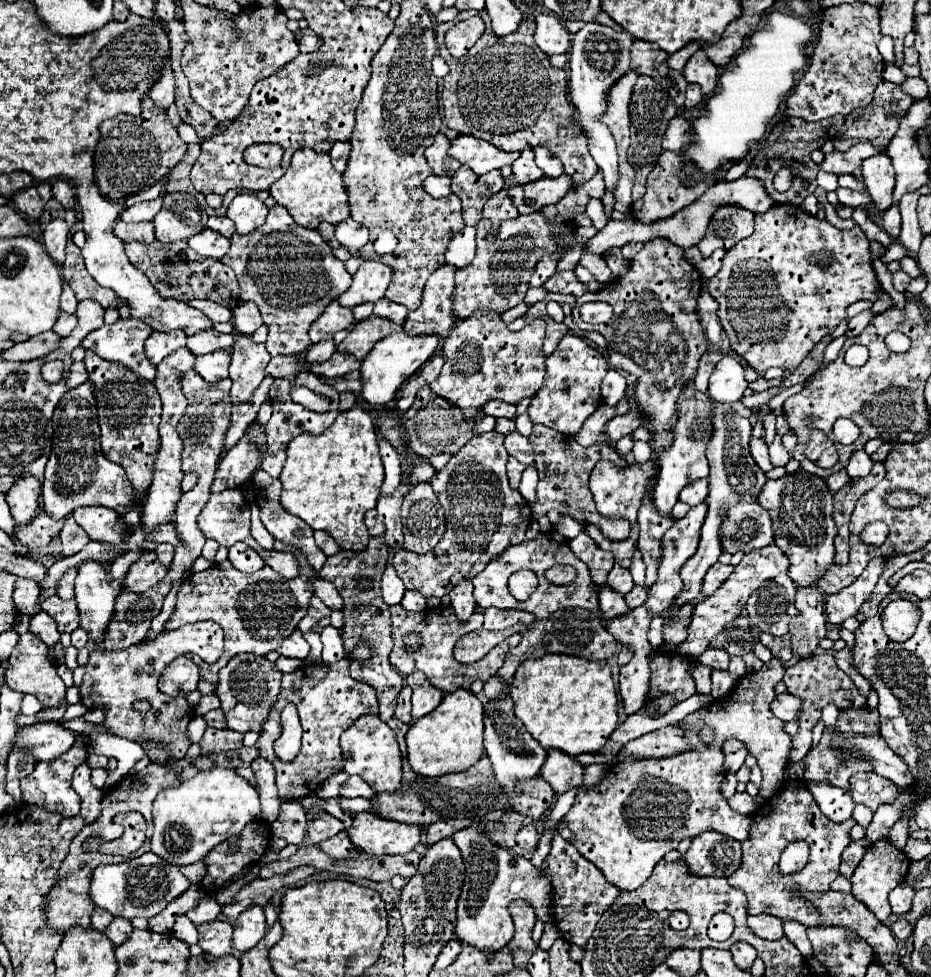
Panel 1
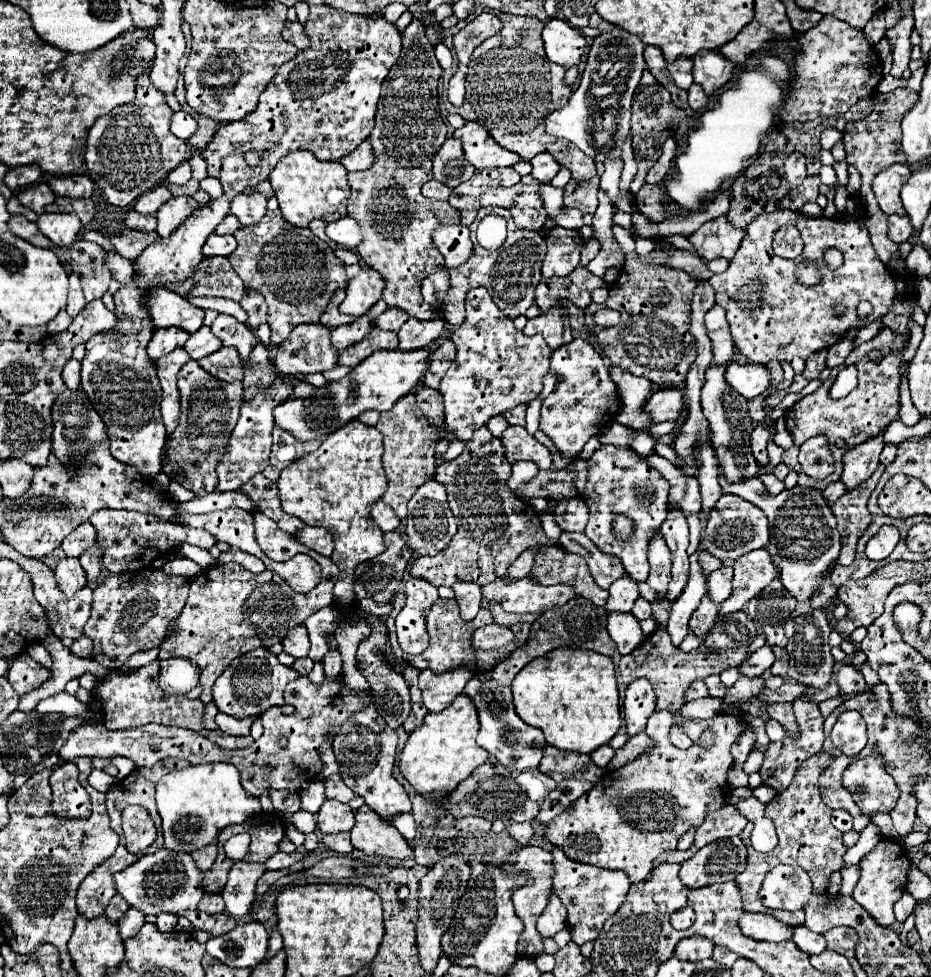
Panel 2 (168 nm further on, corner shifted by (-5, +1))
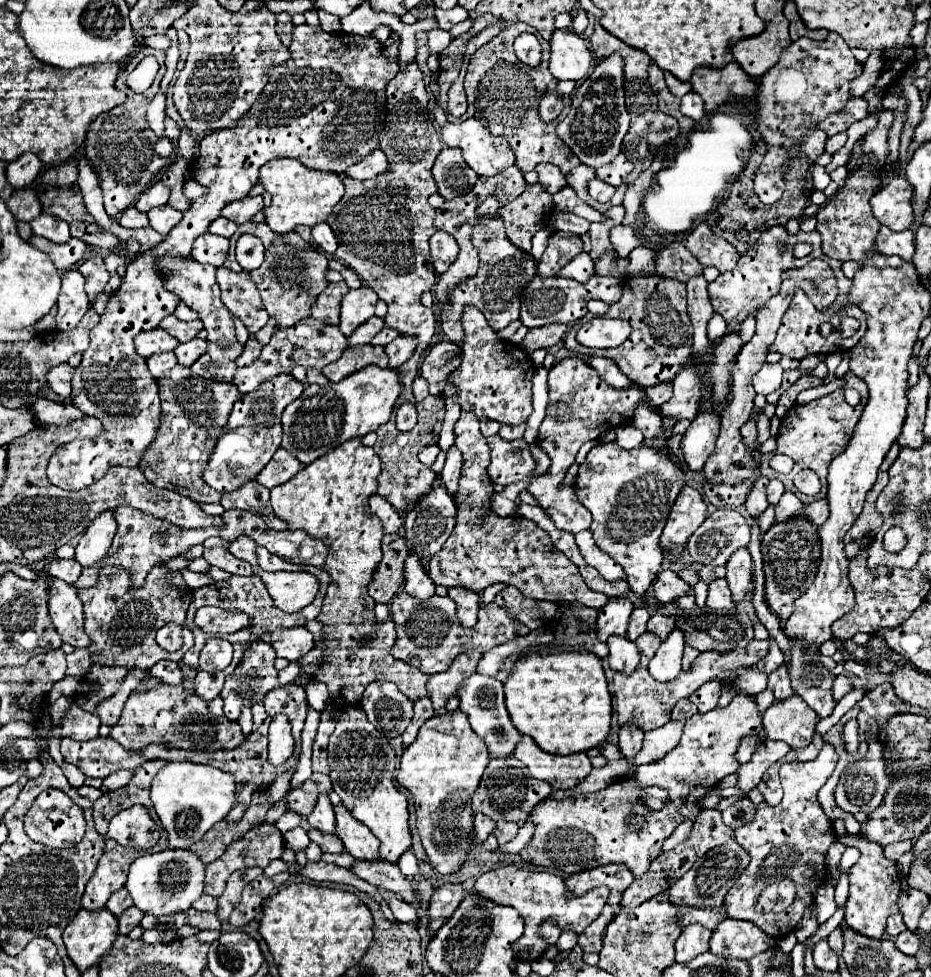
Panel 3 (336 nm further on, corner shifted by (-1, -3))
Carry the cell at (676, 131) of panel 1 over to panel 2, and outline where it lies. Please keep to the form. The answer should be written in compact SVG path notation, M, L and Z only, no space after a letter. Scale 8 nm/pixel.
M668 137L668 139L666 139L666 143L664 143L664 149L662 149L660 159L658 159L658 161L656 161L656 165L648 171L646 181L648 181L648 183L662 181L662 179L666 177L668 169L672 167L674 157L676 157L676 139L674 139L674 137Z

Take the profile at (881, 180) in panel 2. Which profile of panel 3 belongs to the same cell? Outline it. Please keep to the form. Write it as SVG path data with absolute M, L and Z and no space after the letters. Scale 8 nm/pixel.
M892 177L888 181L886 187L882 187L872 199L870 199L870 205L872 205L872 213L874 217L886 225L888 229L892 231L906 231L910 229L910 225L914 223L914 213L912 213L912 185L904 179L904 177Z

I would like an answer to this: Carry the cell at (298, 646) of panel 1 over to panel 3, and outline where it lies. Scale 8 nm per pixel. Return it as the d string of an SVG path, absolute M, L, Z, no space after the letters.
M306 627L276 629L274 633L270 633L270 641L276 655L288 661L298 661L314 647L314 637Z

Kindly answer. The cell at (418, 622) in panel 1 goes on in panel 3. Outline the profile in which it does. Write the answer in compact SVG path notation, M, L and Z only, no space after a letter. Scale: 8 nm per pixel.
M400 591L390 601L390 613L394 617L396 633L398 633L396 643L390 649L390 653L396 659L402 659L428 675L446 671L452 665L452 661L456 659L456 655L468 651L468 649L490 651L492 647L496 647L500 643L506 643L518 635L530 633L530 629L526 625L522 625L518 619L514 619L508 613L508 609L502 609L500 605L494 605L494 603L482 605L476 627L466 629L460 625L458 617L456 617L456 603L450 597L438 597L438 595L434 595L426 601L414 601L406 591Z

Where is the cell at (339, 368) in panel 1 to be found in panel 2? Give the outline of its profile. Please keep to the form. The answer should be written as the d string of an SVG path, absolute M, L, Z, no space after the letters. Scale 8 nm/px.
M304 323L294 327L280 347L270 349L270 361L284 375L324 373L338 365L338 353L330 345L328 329L318 323Z

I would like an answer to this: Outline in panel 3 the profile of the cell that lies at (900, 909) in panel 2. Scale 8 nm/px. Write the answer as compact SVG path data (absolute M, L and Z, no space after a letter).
M900 913L890 915L890 917L888 917L888 925L886 925L886 933L888 933L890 937L896 937L896 935L900 935L902 931L906 931L906 925L904 925L904 921L902 921L902 915L900 915Z

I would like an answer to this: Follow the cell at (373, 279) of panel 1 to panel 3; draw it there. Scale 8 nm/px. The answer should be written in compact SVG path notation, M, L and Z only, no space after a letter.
M368 287L350 289L346 297L342 299L342 315L340 315L340 325L338 325L340 331L346 337L350 337L350 333L354 333L358 325L374 317L376 301L378 301L378 295Z

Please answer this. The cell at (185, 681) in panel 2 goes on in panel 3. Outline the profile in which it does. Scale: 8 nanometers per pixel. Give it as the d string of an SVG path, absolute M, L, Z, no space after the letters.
M158 661L158 663L150 669L150 673L152 673L154 677L162 679L162 681L168 683L168 685L178 685L178 683L182 683L182 671L180 671L178 663L174 663L174 661Z

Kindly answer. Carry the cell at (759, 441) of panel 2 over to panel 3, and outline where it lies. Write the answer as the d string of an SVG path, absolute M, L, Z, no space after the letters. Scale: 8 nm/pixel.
M752 419L742 425L740 433L742 433L742 439L744 439L744 443L746 443L748 447L754 447L754 445L756 445L756 423L754 423Z

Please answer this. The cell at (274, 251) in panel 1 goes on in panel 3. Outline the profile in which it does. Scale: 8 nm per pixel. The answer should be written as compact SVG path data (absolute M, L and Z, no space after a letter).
M244 223L238 227L238 231L234 233L234 237L230 237L230 255L224 263L226 269L232 271L240 271L240 265L236 261L234 255L234 245L238 241L240 235L244 233L252 233L256 237L262 239L264 249L266 249L266 259L262 263L262 267L250 271L252 281L256 283L262 303L266 307L266 311L276 317L278 329L286 329L296 325L298 321L306 319L310 315L310 307L316 301L316 297L326 289L328 281L326 281L326 269L328 269L328 259L314 251L298 233L290 231L290 233L272 233L270 227L266 223Z

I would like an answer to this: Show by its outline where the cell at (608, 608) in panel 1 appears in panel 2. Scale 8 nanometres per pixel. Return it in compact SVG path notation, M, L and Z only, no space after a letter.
M608 613L606 629L622 655L632 653L642 643L642 631L638 619L632 613Z

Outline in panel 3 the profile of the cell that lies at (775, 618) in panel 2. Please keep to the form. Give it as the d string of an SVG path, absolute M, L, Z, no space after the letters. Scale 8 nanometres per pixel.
M770 639L770 651L768 651L768 655L766 655L756 667L758 667L762 673L770 675L770 673L774 673L782 663L784 663L784 653L778 649L776 641Z

